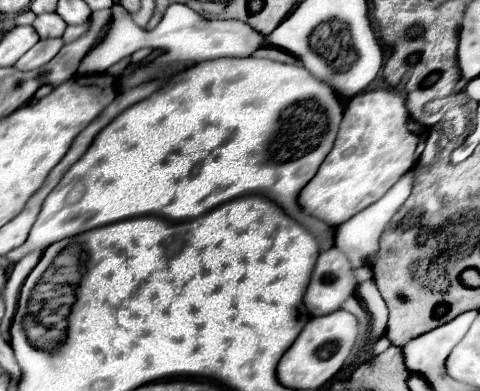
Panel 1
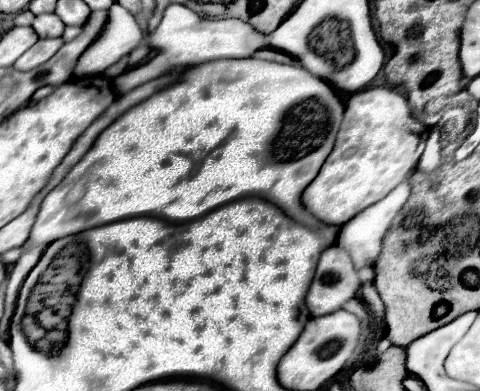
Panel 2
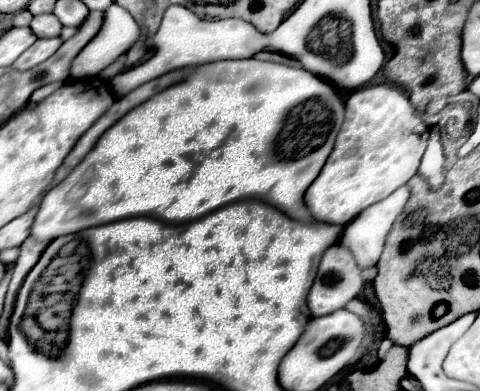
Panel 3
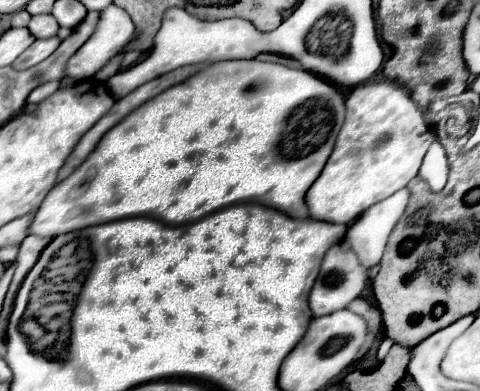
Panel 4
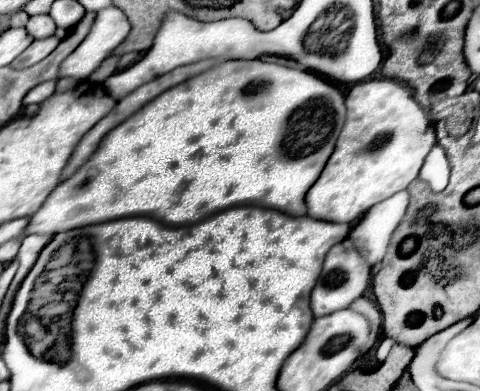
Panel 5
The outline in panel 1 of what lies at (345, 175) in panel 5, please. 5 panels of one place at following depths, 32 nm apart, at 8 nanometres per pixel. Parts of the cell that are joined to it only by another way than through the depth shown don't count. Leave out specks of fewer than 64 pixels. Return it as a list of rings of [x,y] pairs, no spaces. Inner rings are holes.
[[[370,90],[352,98],[346,104],[334,148],[320,164],[316,176],[300,190],[298,206],[330,226],[340,226],[382,198],[400,176],[414,168],[424,150],[426,136],[428,128],[412,120],[406,100],[398,92]]]

